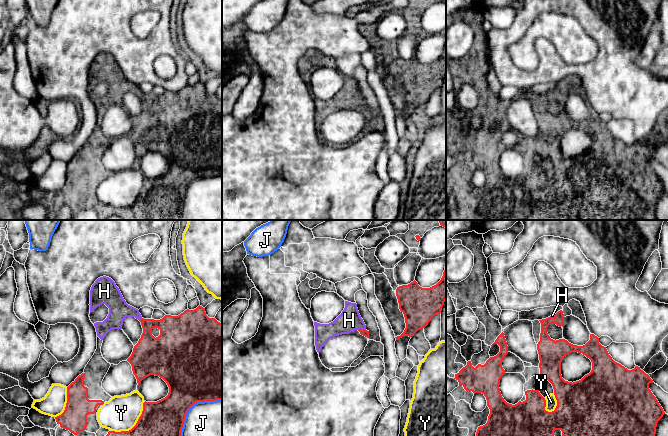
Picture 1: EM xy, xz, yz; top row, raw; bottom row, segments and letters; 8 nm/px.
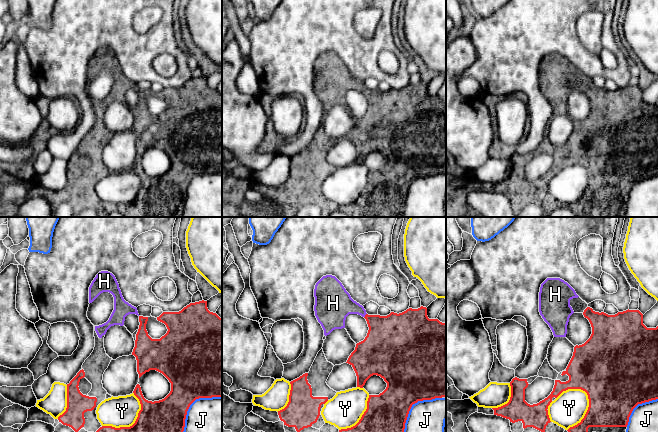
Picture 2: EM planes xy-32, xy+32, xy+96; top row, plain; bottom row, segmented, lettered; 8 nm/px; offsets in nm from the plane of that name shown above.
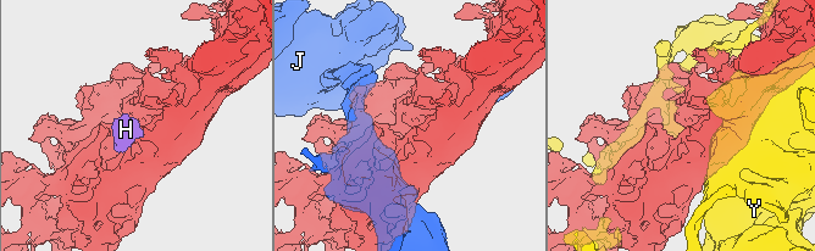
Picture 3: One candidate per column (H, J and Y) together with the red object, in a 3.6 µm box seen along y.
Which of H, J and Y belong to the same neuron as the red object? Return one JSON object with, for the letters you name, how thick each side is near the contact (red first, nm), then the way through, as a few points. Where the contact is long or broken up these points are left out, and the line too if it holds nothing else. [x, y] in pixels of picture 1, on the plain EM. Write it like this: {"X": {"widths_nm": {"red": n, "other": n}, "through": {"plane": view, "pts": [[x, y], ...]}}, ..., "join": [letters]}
{"H": {"widths_nm": {"red": 220, "other": 160}, "through": {"plane": "xy", "pts": [[149, 125], [147, 101], [141, 95], [134, 88], [118, 84]]}}, "join": ["H"]}

